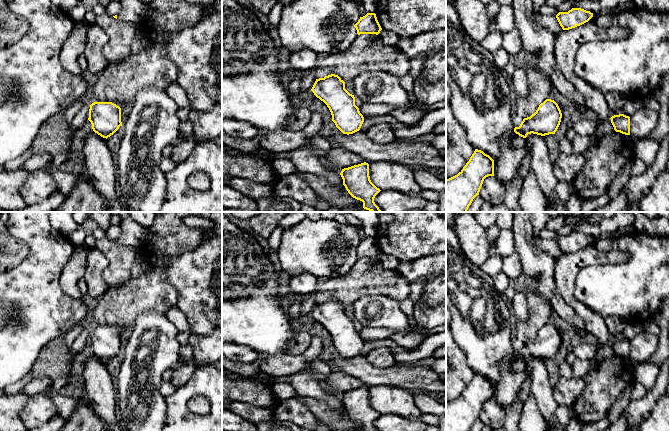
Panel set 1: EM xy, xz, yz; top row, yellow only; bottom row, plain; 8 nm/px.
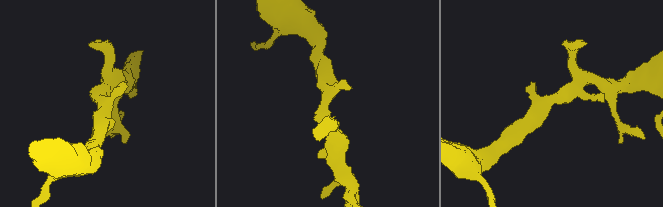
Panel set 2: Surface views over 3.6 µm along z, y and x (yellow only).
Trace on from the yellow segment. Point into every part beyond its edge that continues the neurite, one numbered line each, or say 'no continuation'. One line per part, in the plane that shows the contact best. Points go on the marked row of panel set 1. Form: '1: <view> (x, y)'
1: xy (133, 11)

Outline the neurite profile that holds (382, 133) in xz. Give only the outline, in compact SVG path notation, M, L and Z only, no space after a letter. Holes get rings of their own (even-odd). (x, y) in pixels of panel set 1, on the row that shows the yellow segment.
M386 122L372 125L367 136L371 141L379 144L391 143L396 139L391 125Z

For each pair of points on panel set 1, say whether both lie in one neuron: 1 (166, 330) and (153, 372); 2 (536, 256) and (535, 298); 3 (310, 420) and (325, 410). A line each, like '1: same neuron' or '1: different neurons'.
1: same neuron
2: different neurons
3: different neurons

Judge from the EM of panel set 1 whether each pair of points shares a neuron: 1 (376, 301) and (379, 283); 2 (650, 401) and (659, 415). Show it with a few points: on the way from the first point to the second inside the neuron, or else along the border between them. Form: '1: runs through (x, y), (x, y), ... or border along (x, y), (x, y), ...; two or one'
1: border along (355, 300), (381, 294), (399, 302); two
2: border along (659, 397), (649, 412); two

